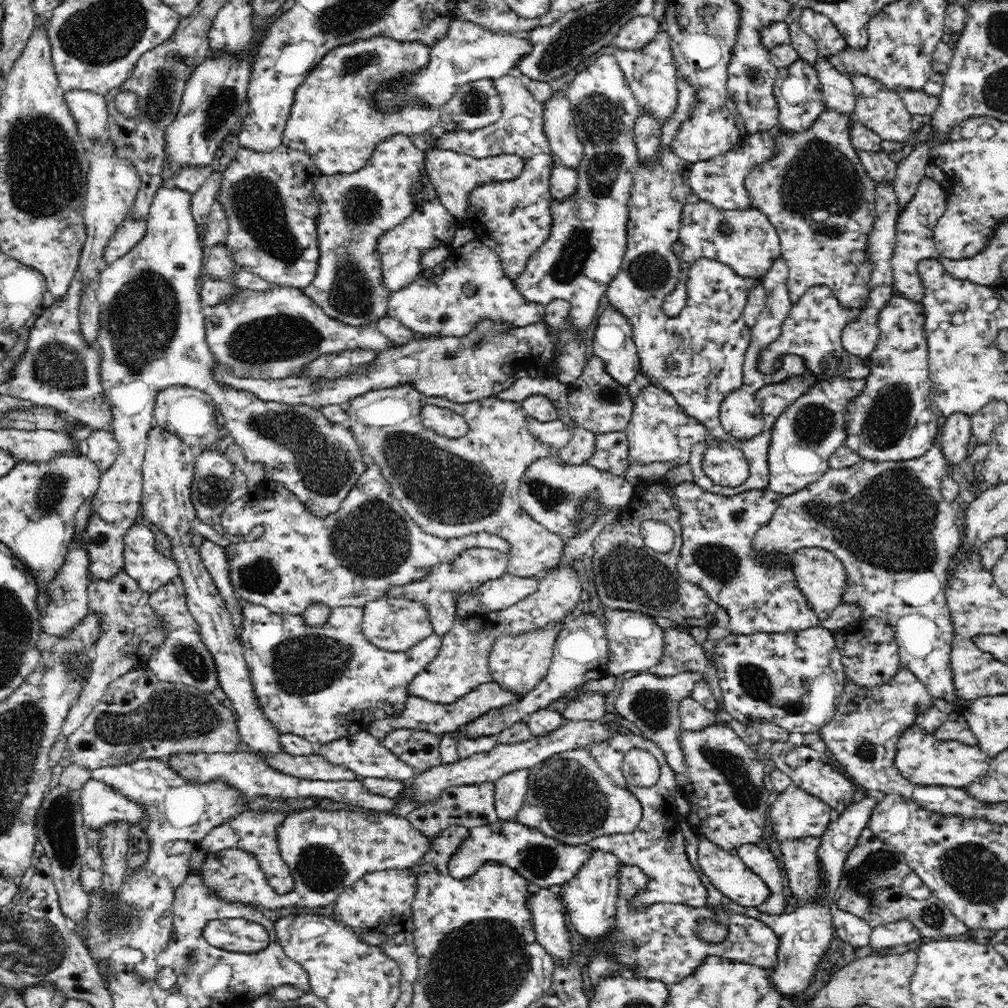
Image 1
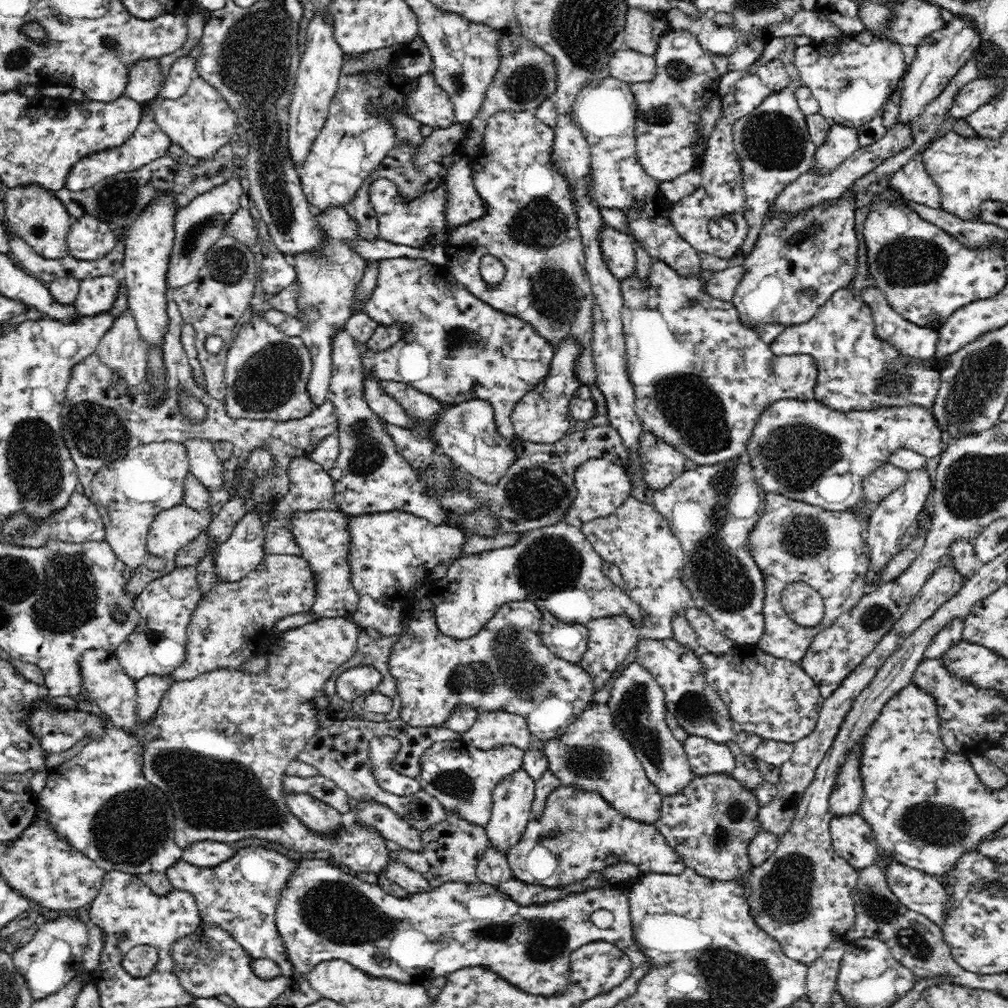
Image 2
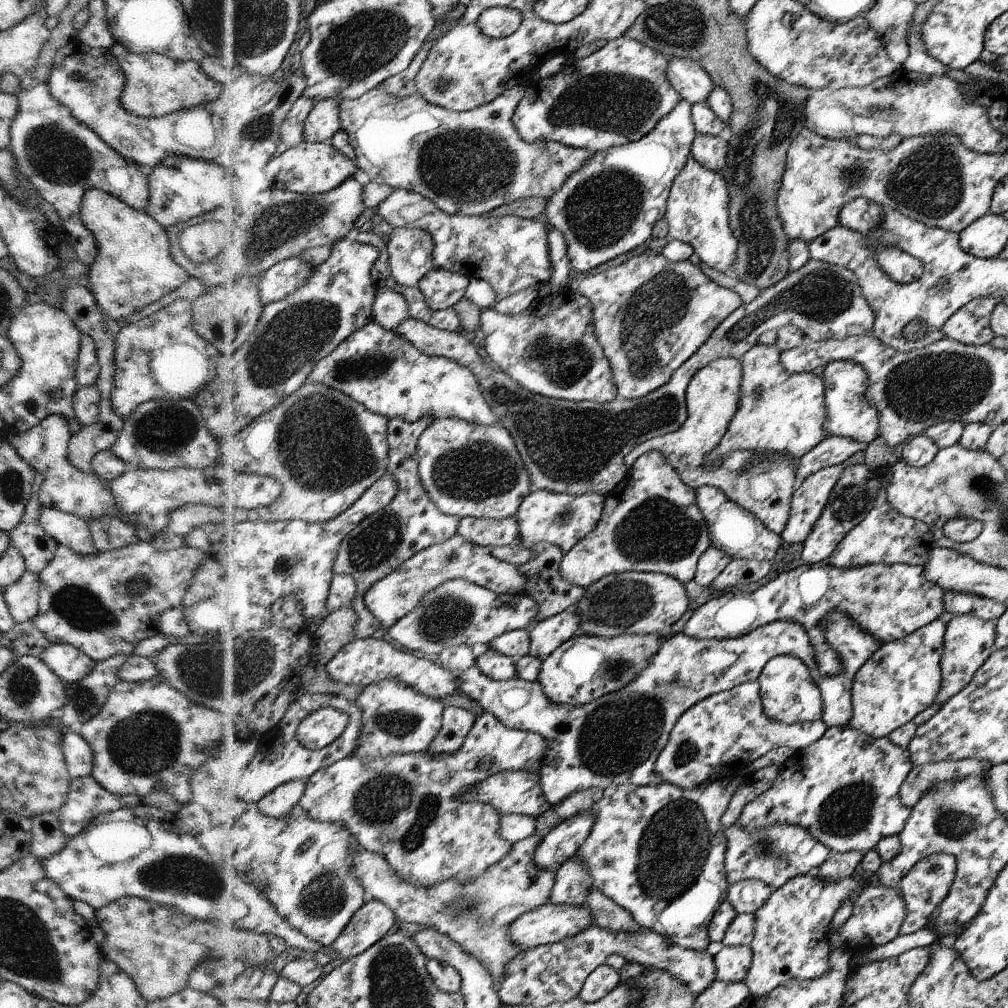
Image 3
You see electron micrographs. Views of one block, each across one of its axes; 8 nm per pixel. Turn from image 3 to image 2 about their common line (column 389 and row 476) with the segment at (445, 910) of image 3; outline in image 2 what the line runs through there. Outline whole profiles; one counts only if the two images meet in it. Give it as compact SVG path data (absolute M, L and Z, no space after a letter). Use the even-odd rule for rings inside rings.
M888 462L873 468L861 480L864 496L874 502L882 500L904 482L906 473Z

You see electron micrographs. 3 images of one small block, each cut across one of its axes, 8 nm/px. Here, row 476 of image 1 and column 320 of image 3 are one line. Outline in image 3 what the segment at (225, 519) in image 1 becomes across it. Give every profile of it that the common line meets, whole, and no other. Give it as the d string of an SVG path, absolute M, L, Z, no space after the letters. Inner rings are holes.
M374 320L368 326L355 332L350 339L345 340L329 357L321 360L308 377L308 383L320 383L340 389L348 393L348 396L365 404L372 412L391 419L401 418L418 423L431 415L434 419L460 417L482 426L502 425L501 420L484 398L482 388L472 374L471 368L448 357L430 356L398 331L389 331L384 328L384 325Z

